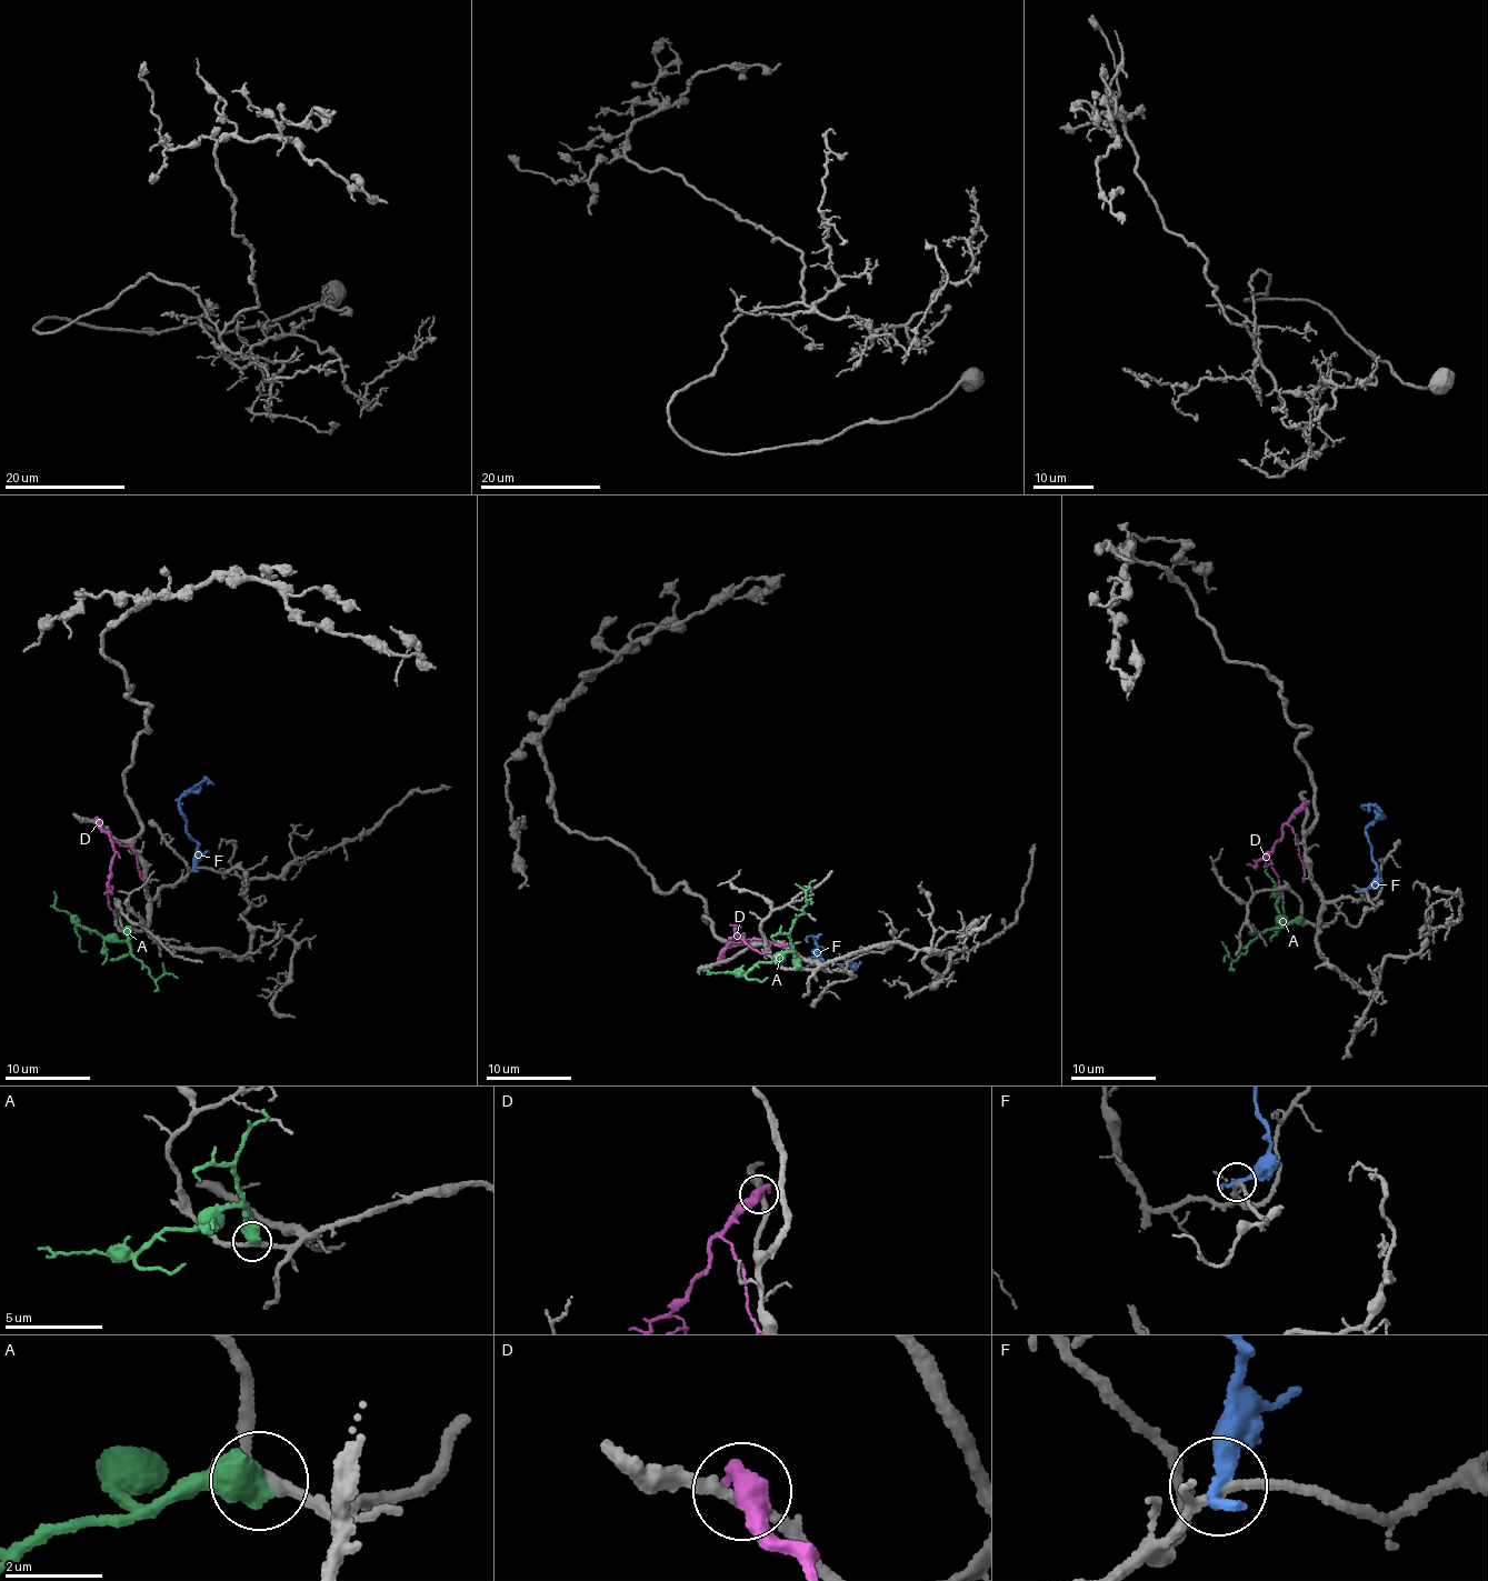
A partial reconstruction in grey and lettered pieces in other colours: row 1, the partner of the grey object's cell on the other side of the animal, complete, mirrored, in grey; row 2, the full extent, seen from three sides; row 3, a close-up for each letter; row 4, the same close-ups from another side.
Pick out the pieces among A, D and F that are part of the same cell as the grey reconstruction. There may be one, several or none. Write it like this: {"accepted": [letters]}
{"accepted": []}

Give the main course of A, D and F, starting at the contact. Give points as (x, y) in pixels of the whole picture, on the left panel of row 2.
A: (125, 931), (129, 933), (126, 940), (113, 942), (78, 923), (55, 906), (55, 891)
D: (97, 821), (115, 848), (108, 906), (115, 916)
F: (195, 867), (198, 847), (187, 832), (187, 821), (179, 806), (181, 797), (205, 779), (195, 788)

